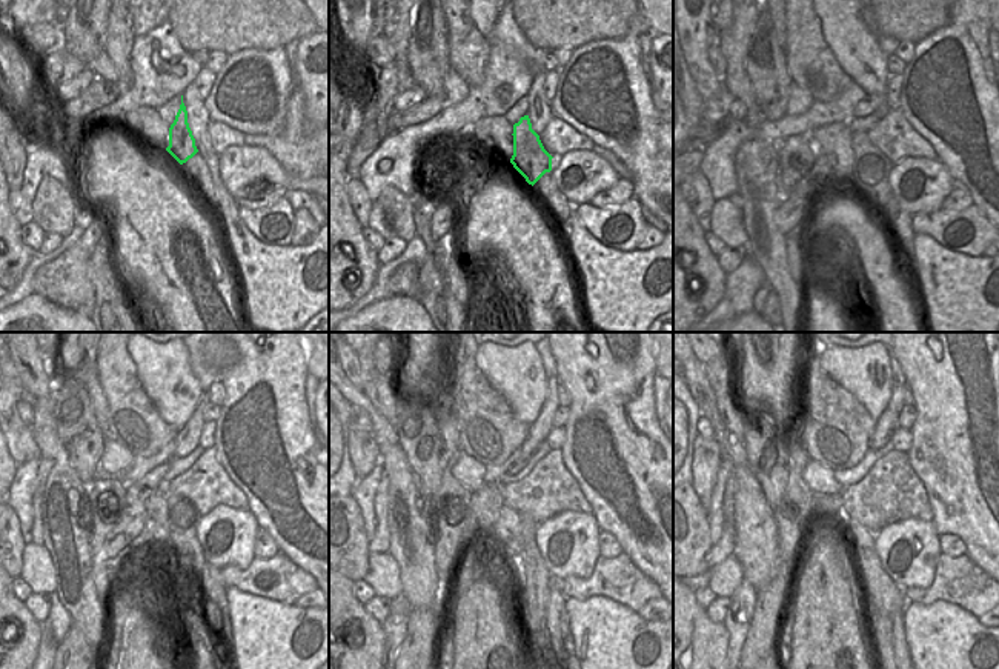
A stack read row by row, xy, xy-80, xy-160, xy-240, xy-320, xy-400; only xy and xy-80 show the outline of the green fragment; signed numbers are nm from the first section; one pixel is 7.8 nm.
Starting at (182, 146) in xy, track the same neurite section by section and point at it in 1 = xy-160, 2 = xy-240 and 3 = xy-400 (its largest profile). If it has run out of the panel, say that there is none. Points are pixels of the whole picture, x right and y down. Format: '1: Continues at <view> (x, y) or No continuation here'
1: Continues at xy-160 (872, 168)
2: Continues at xy-240 (183, 517)
3: Continues at xy-400 (881, 625)

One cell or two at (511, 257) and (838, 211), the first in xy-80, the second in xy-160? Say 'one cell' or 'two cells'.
one cell

